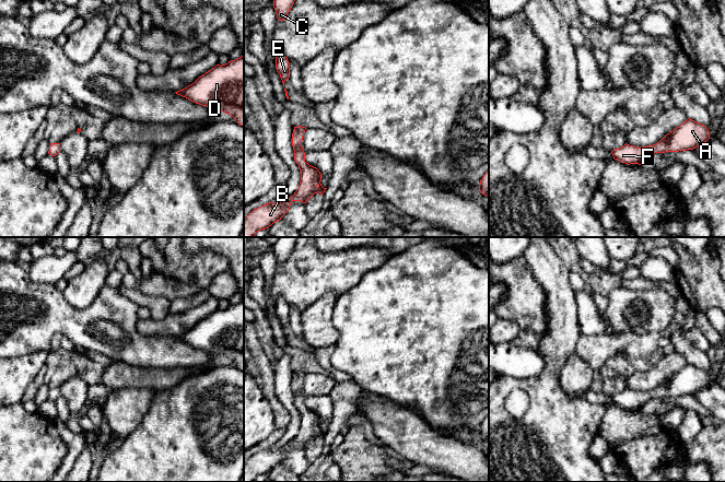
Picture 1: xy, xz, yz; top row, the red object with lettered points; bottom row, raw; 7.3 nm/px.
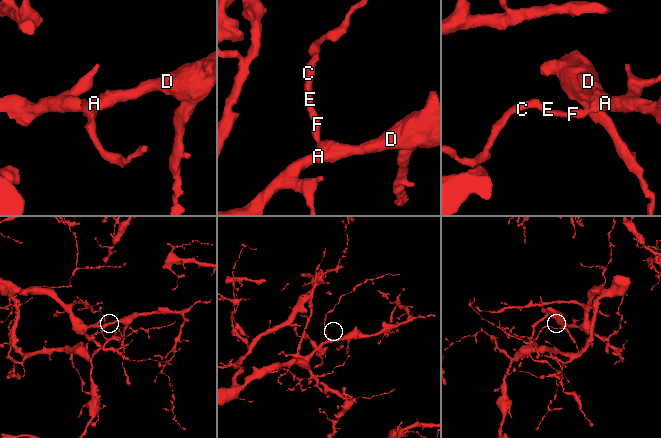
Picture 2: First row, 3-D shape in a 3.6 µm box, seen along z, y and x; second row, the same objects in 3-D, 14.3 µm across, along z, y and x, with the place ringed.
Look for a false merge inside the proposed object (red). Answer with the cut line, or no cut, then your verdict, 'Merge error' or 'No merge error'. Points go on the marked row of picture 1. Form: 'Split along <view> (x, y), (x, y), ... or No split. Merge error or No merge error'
No split. No merge error

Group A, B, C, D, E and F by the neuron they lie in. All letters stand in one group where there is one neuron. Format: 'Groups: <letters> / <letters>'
Groups: A B C D E F

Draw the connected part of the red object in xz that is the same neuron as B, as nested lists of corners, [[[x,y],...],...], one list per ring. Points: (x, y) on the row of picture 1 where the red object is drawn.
[[[302,126],[294,127],[292,133],[292,146],[294,150],[294,161],[301,171],[301,180],[297,190],[293,196],[284,201],[266,203],[254,209],[244,219],[244,237],[254,237],[257,232],[266,230],[273,223],[279,222],[281,218],[289,211],[292,201],[301,201],[306,203],[315,193],[321,196],[327,188],[320,184],[320,172],[305,162],[305,153],[302,148],[302,141],[306,128]]]

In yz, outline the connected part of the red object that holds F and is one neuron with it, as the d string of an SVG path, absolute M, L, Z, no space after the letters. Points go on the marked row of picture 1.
M688 118L656 144L636 148L625 143L623 146L612 150L611 154L615 160L628 165L642 165L644 162L648 163L655 153L693 150L706 142L710 134L705 126Z

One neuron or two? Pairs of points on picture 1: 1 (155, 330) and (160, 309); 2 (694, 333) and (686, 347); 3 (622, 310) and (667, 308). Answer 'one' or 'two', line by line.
1: two
2: two
3: one

